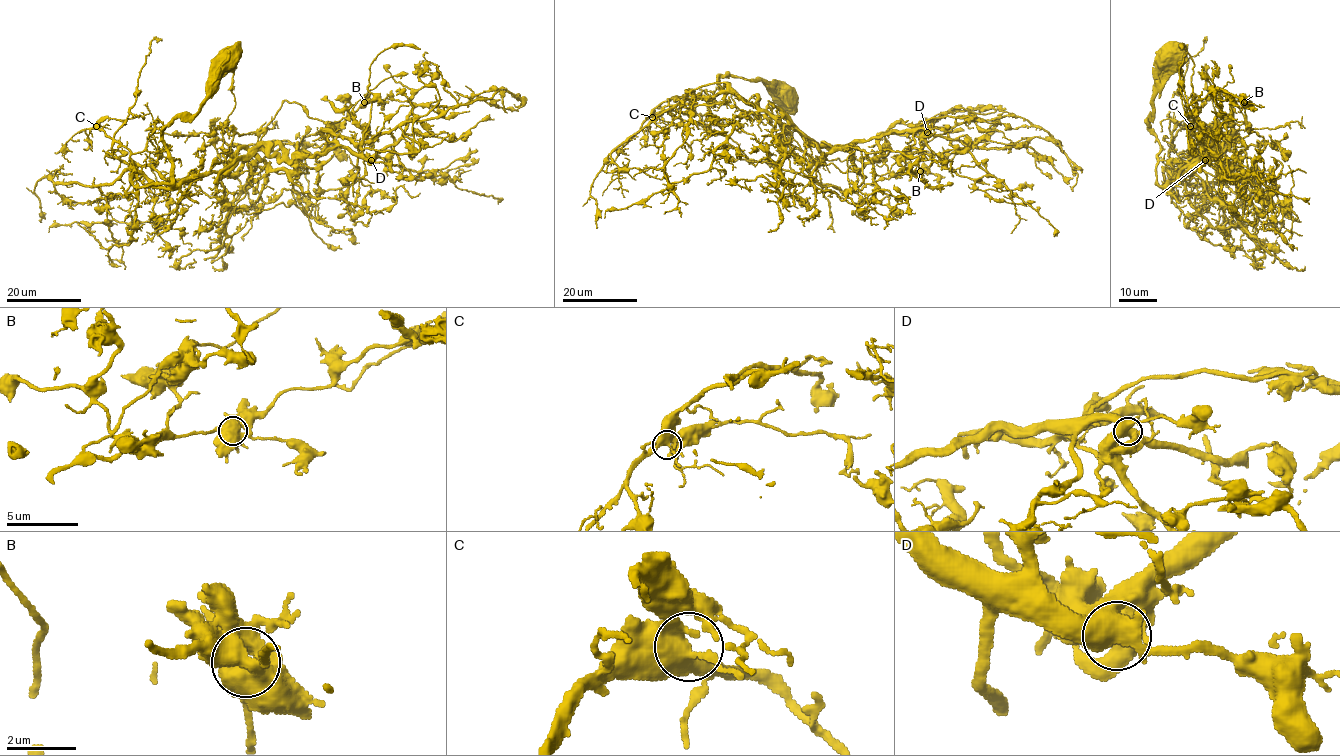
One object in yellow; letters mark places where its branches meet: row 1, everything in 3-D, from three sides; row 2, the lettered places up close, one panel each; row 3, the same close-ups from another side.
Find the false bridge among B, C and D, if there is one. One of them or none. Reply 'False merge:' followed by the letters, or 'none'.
False merge: B

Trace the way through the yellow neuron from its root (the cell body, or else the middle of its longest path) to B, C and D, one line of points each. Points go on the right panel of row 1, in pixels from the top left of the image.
B: (1171, 58), (1149, 117), (1160, 186), (1232, 130), (1234, 100), (1245, 124), (1244, 102)
C: (1171, 58), (1170, 52), (1149, 117), (1162, 187), (1171, 181), (1174, 136), (1190, 126)
D: (1171, 58), (1149, 117), (1160, 146), (1156, 182), (1218, 150), (1219, 159), (1205, 146), (1205, 160)

